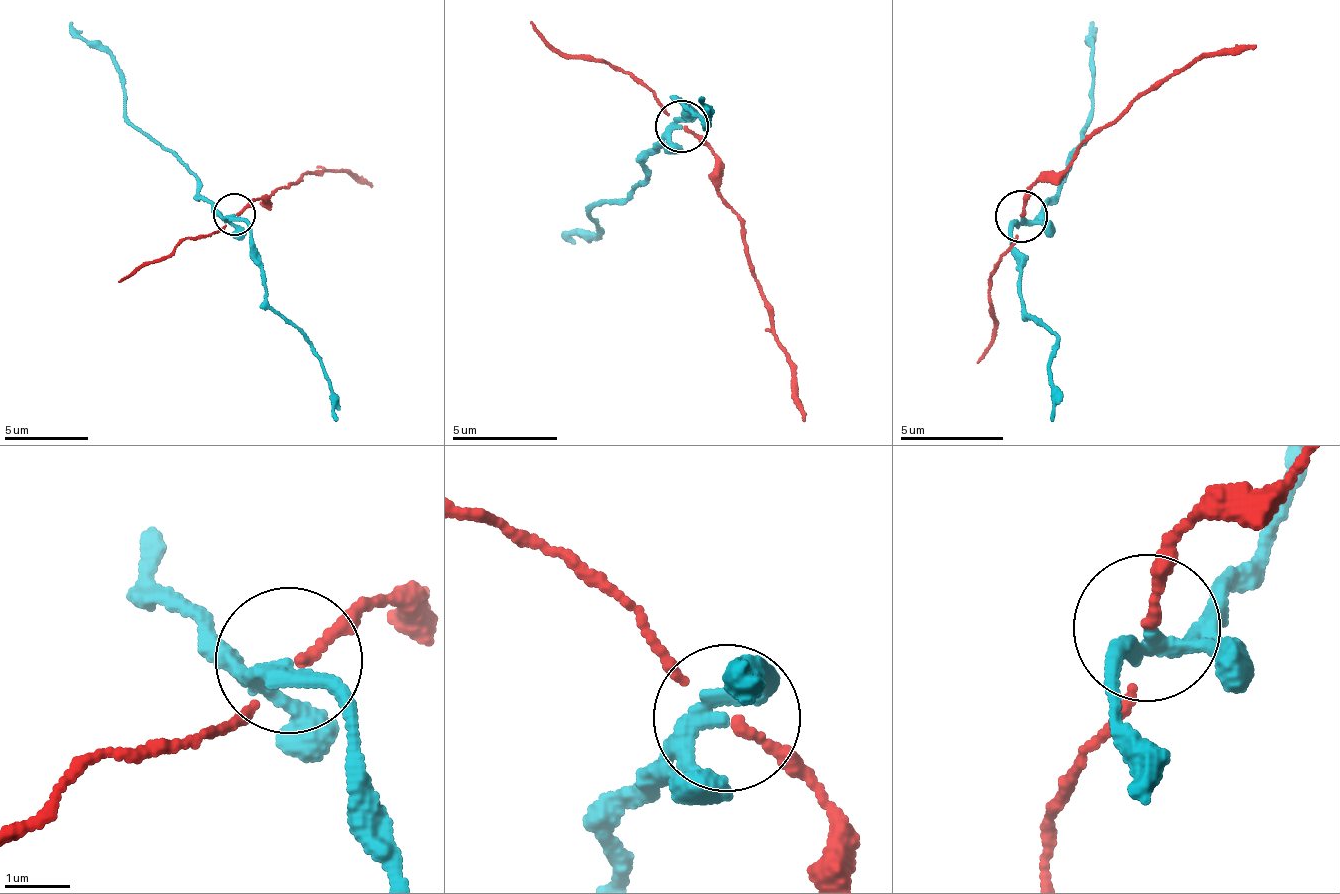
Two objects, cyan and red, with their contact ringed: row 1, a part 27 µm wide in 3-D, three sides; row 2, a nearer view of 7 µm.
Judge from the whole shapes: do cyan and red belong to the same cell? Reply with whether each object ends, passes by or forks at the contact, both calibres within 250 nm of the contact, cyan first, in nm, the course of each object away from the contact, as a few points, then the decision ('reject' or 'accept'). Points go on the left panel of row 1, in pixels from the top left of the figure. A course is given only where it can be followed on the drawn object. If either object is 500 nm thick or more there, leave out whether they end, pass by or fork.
cyan forks | red passes by | 190/110 nm | cyan via (235, 215), (222, 215), (206, 197), (198, 179), (127, 116), (123, 69), (68, 21) | red via (235, 215), (261, 199), (267, 204), (308, 172), (340, 171), (371, 184) | reject

